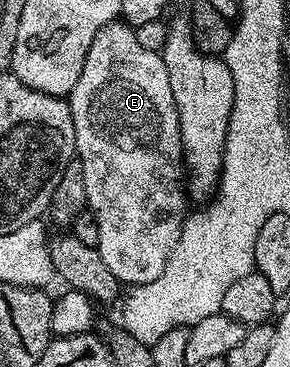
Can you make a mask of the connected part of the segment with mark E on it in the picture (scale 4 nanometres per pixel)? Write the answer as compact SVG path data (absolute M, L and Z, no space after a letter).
M121 20L112 21L104 26L92 39L92 47L88 47L88 55L84 59L84 71L80 71L80 79L76 79L76 87L68 94L70 110L72 111L72 123L76 127L76 139L74 147L77 160L81 161L84 167L84 187L86 188L86 204L89 212L94 214L100 239L96 248L108 263L108 271L116 275L116 279L126 287L131 285L143 285L152 283L160 271L164 271L164 263L168 263L168 255L172 255L172 247L176 247L176 239L180 239L182 224L188 216L188 189L184 184L184 158L182 156L182 136L180 135L180 119L176 99L172 99L172 83L168 83L168 67L164 67L164 59L161 52L156 49L149 49L140 44L136 39L134 29L123 23Z

